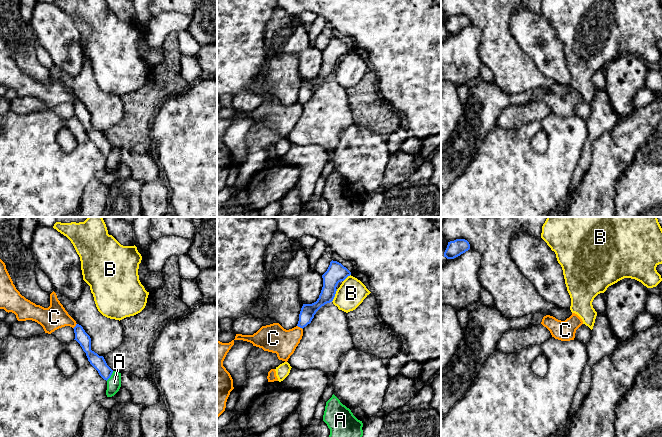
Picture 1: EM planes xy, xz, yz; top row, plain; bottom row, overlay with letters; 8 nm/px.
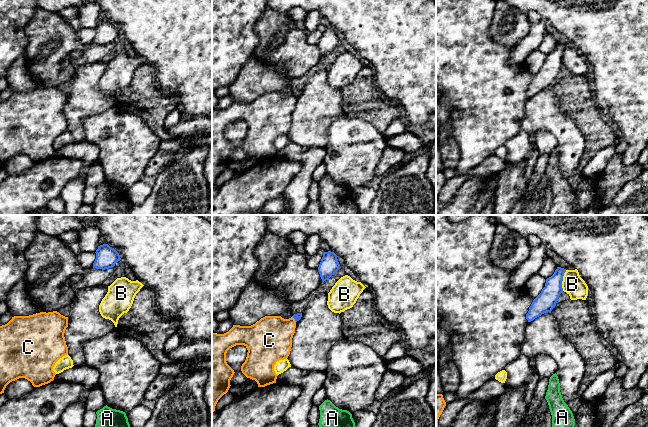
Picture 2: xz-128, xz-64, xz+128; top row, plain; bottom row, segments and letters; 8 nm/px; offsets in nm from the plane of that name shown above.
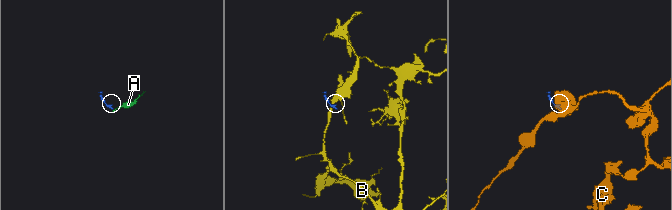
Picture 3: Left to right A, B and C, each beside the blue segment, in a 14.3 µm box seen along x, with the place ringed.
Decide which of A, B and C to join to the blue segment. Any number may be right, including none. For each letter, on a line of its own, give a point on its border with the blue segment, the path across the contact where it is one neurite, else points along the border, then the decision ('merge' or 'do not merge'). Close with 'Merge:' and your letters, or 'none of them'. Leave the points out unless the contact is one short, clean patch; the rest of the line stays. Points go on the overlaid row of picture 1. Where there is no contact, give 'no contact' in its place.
A: meets blue in xy at (110, 376); border along xy (113, 371), (106, 380); do not merge
B: meets blue in xz at (334, 295); border along xz (337, 289), (331, 301); do not merge
C: meets blue in xz at (300, 327); border along xz (297, 325), (302, 329); do not merge
Merge: none of them

